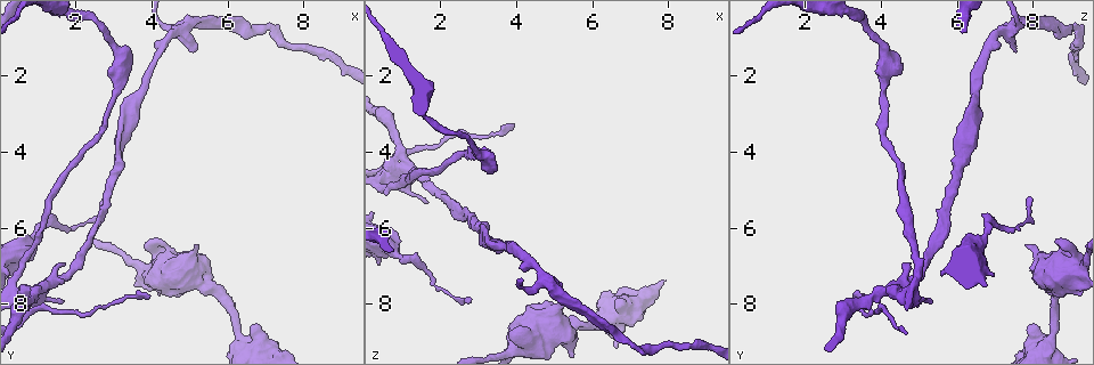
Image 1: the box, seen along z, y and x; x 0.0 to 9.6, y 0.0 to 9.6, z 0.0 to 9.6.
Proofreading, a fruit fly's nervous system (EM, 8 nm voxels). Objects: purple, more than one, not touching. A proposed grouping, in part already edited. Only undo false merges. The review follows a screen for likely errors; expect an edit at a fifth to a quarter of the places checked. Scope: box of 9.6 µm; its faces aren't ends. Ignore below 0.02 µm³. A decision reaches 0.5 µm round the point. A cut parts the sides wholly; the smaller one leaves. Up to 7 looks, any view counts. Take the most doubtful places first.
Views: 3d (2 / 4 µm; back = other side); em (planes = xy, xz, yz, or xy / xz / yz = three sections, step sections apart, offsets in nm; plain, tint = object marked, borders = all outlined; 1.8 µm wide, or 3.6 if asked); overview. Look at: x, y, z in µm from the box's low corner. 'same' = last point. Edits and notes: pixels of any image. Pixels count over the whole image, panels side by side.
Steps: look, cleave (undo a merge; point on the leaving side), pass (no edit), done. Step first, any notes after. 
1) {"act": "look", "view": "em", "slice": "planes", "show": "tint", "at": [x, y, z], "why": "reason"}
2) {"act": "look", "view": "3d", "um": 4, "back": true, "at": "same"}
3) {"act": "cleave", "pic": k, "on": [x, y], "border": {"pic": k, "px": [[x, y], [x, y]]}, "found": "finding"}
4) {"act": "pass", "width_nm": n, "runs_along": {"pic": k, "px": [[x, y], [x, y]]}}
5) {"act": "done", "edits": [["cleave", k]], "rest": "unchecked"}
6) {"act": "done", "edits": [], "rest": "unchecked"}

{"act": "look", "view": "em", "slice": "planes", "show": "tint", "at": [4.70, 0.80, 7.35], "why": "two arms in line, one across"}

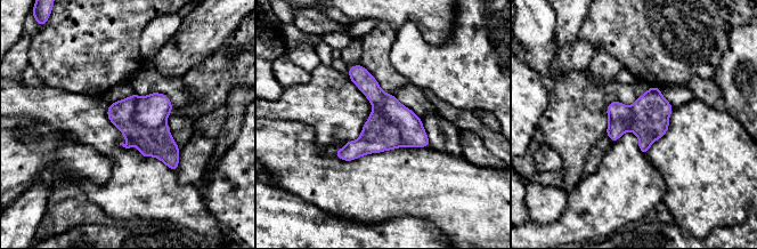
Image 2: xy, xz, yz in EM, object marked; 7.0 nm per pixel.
{"act": "cleave", "pic": 2, "on": [157, 142], "border": {"pic": 2, "px": [[136, 99], [137, 122], [165, 123]]}, "found": "a second neuron is stuck on"}

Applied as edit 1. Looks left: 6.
{"act": "look", "view": "overview"}

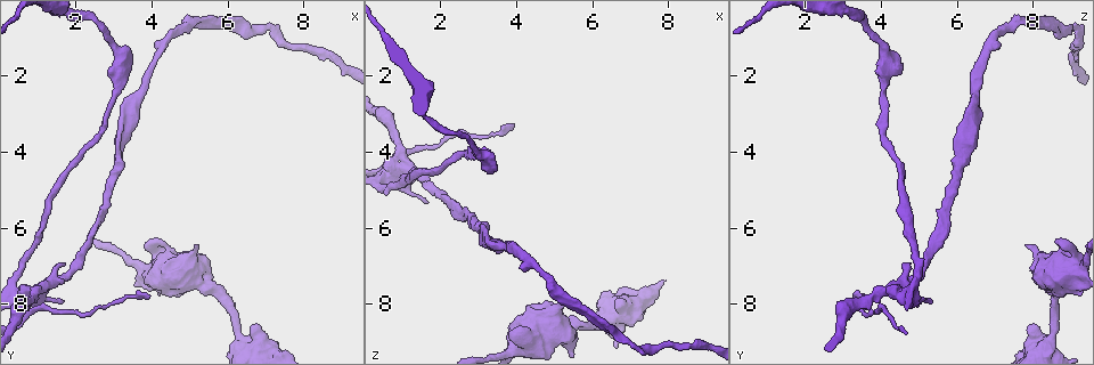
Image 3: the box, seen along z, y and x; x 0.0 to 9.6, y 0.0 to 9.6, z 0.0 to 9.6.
{"act": "look", "view": "3d", "um": 4, "at": [7.05, 0.70, 9.10], "why": "abrupt turn"}

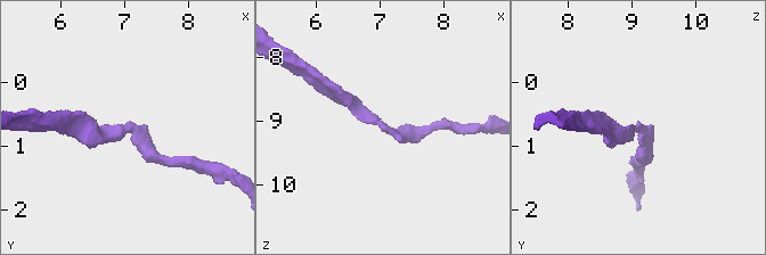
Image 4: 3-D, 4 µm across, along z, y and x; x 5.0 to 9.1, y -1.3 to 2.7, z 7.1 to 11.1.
{"act": "look", "view": "em", "slice": "planes", "show": "tint", "at": [7.05, 0.70, 9.15], "arm_widths_nm": [180, 200]}

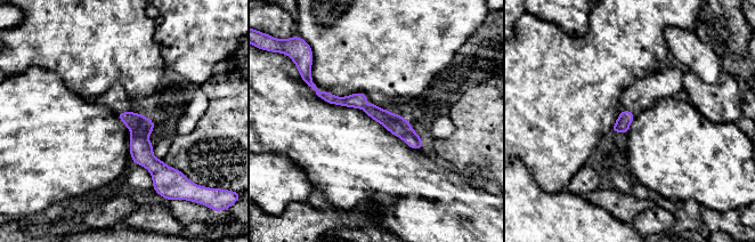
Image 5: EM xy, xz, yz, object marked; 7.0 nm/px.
{"act": "pass", "width_nm": 110, "runs_along": {"pic": 5, "px": [[321, 94], [360, 101], [420, 145]]}, "found": "one neuron here"}

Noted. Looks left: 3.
{"act": "look", "view": "3d", "um": 2, "at": [3.05, 2.35, 4.10]}

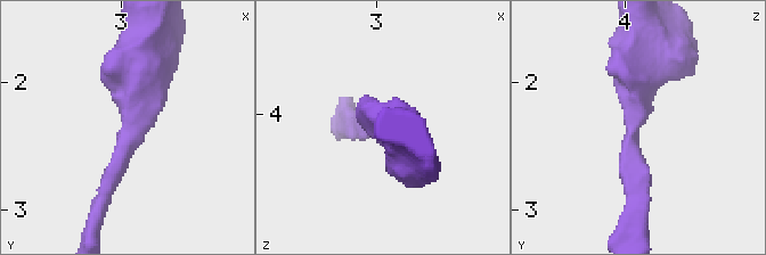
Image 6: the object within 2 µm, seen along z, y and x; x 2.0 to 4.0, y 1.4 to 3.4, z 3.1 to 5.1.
{"act": "look", "view": "em", "slice": "yz", "step": 4, "show": "tint", "at": [3.08, 2.28, 4.04]}

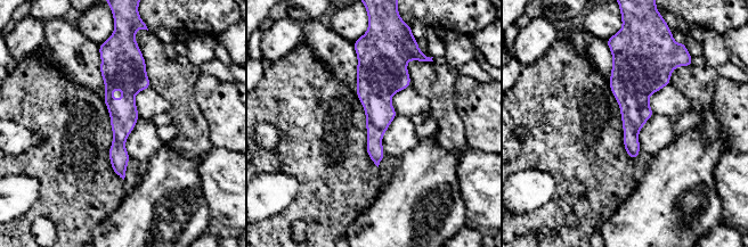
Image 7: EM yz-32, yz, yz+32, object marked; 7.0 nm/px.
{"act": "look", "view": "em", "slice": "planes", "show": "tint", "at": "same"}

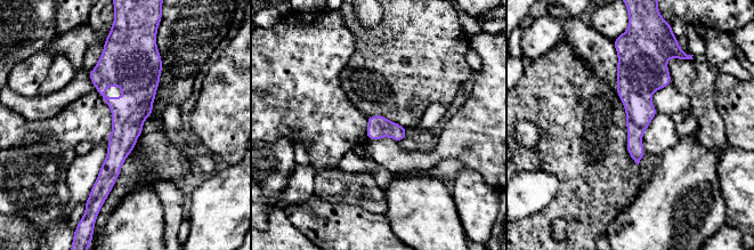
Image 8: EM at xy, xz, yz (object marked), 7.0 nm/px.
{"act": "pass", "found": "one neuron here"}

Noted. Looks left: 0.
{"act": "done", "edits": [["cleave", 2]], "rest": "unchecked"}

